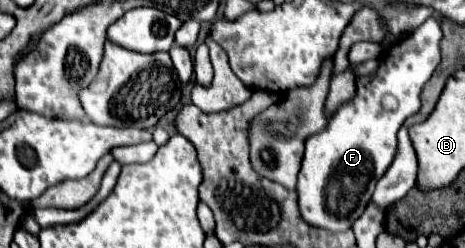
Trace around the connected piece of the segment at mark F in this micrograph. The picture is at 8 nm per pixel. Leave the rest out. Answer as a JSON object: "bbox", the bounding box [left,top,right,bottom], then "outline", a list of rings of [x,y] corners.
{"bbox":[298,17,442,231],"outline":[[[436,17],[426,19],[406,41],[392,45],[374,73],[356,77],[356,93],[328,119],[324,131],[308,137],[298,175],[298,203],[302,217],[328,231],[344,231],[362,215],[374,185],[396,155],[396,133],[420,109],[420,91],[440,63],[442,29]]]}

